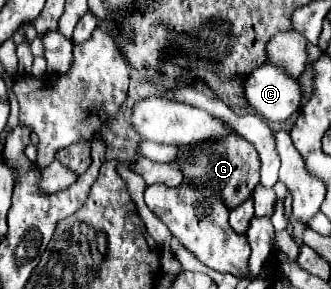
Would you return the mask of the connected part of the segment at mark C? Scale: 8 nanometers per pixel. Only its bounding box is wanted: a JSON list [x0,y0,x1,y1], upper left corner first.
[242,64,300,122]

